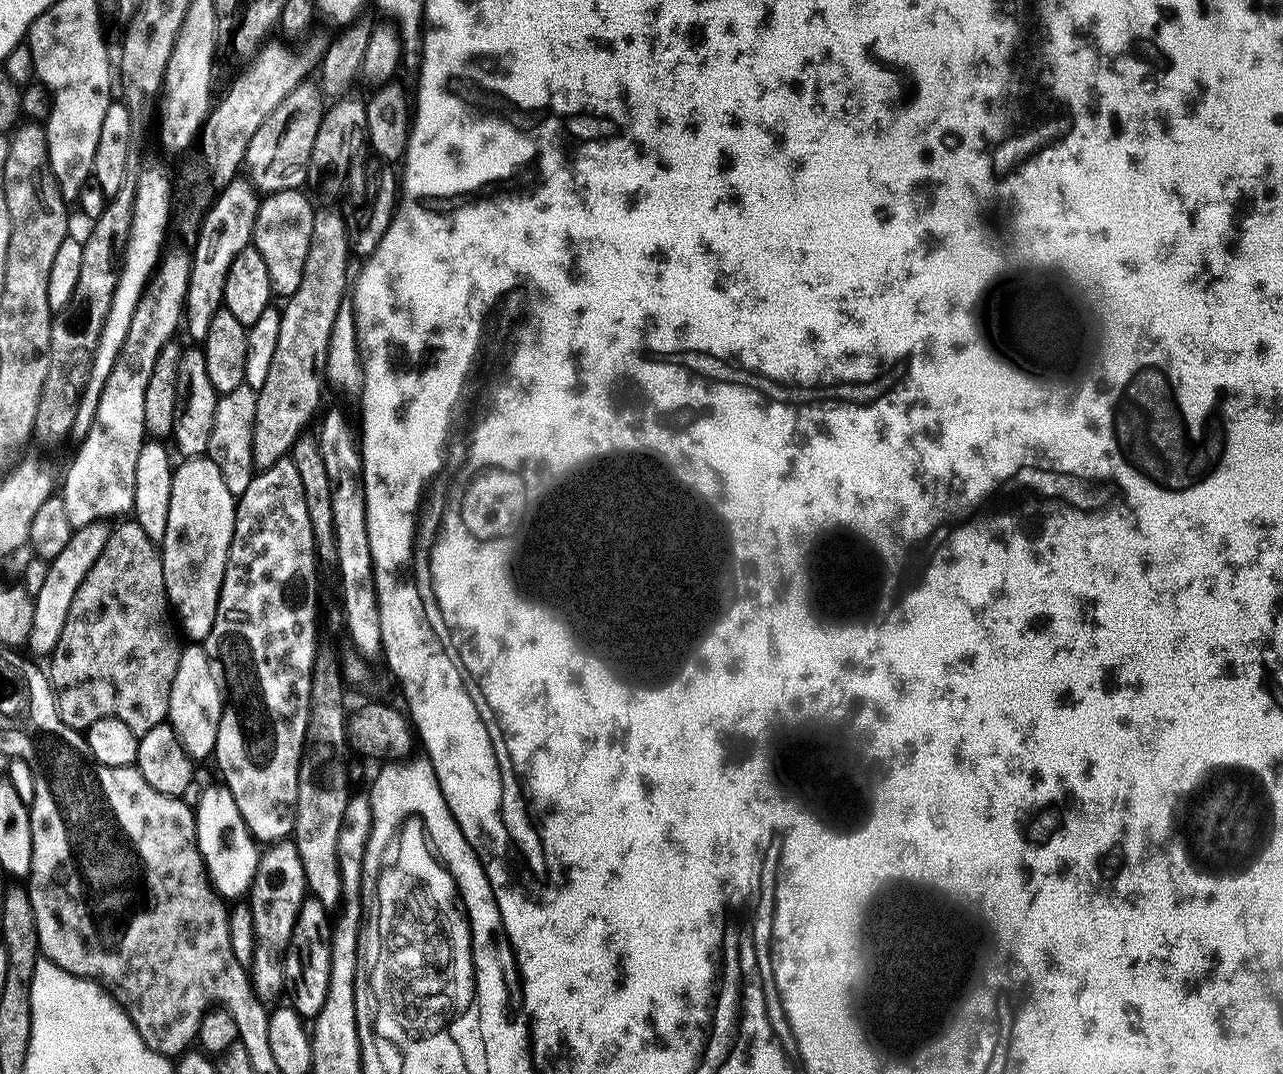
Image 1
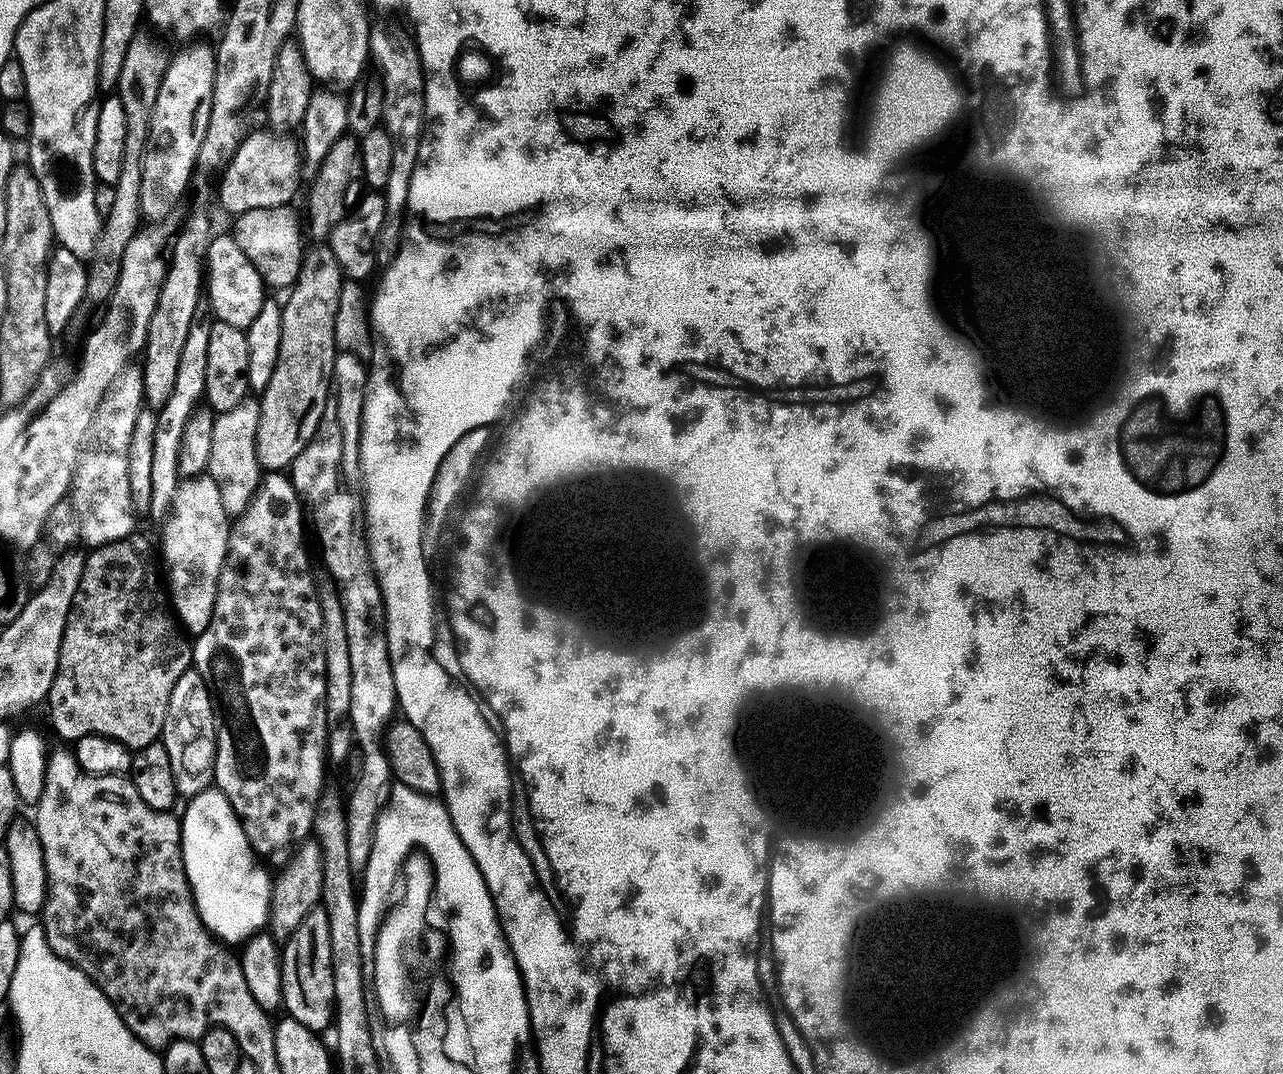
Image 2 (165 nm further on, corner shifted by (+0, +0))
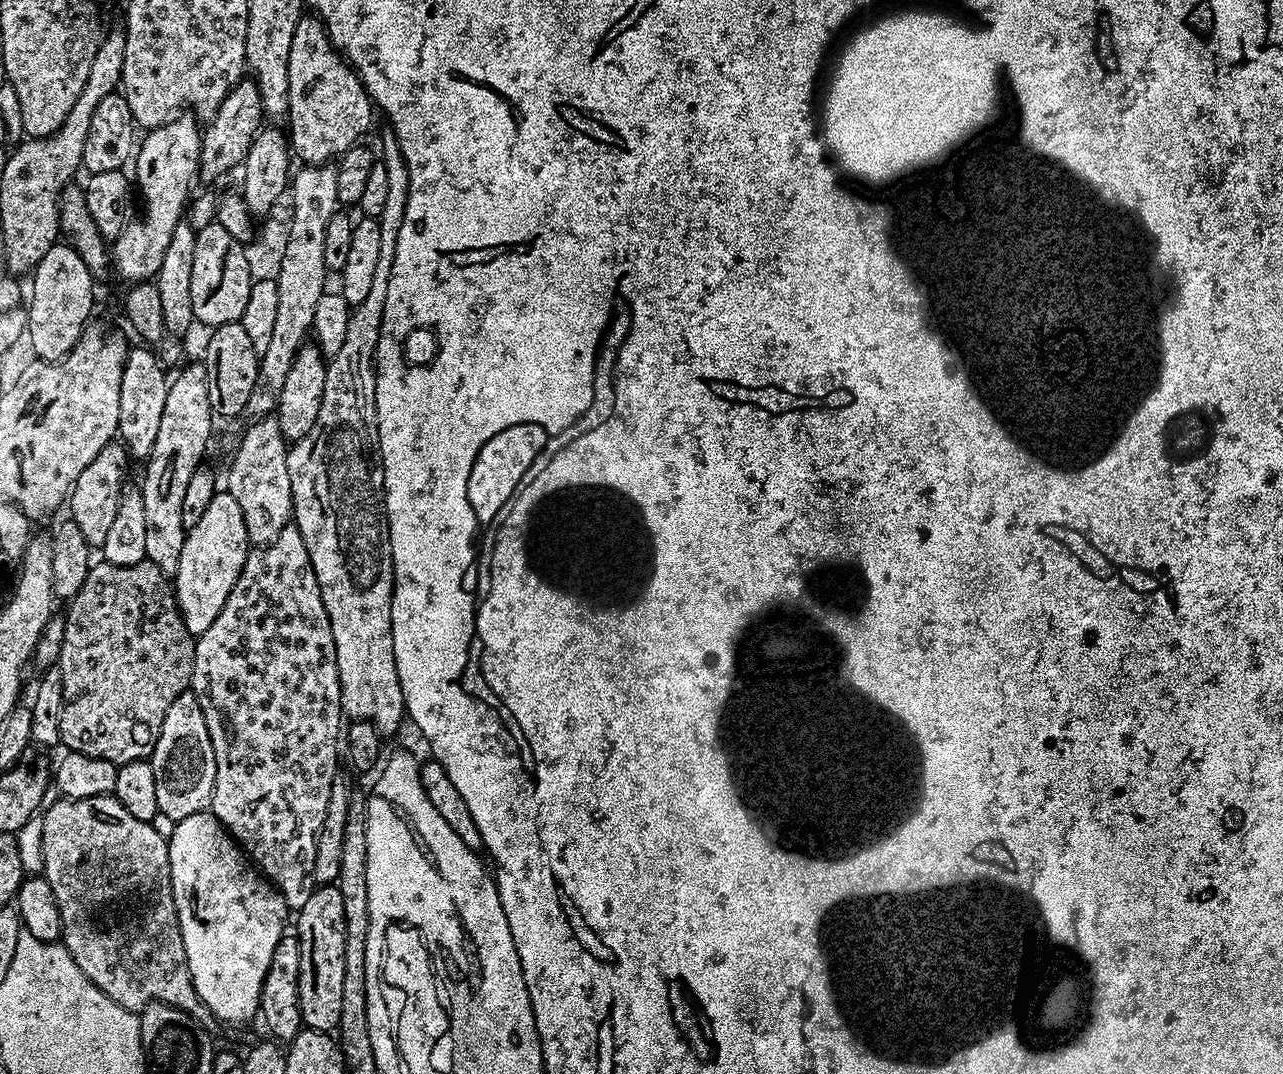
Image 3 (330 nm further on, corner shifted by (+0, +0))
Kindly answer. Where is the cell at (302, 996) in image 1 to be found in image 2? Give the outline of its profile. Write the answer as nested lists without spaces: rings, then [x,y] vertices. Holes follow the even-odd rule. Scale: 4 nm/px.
[[[317,906],[302,918],[282,948],[283,1011],[291,1019],[302,1022],[310,1031],[323,1033],[323,1028],[333,1023],[335,994],[334,974],[331,968],[330,922],[323,906]]]

